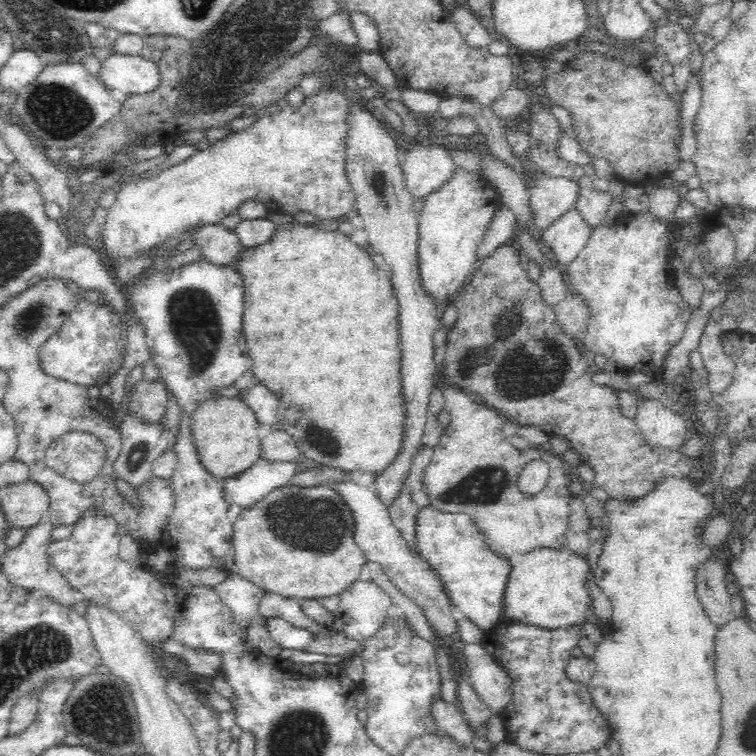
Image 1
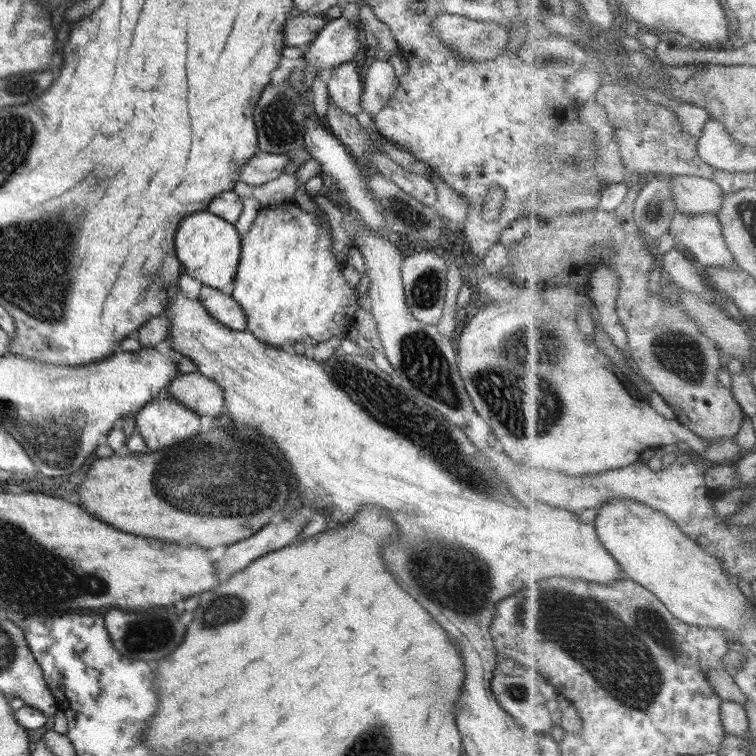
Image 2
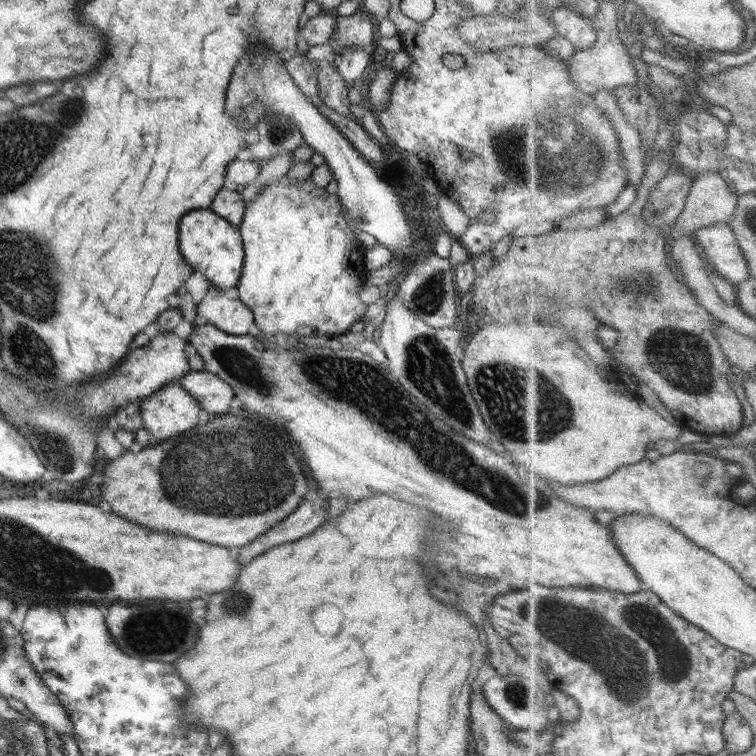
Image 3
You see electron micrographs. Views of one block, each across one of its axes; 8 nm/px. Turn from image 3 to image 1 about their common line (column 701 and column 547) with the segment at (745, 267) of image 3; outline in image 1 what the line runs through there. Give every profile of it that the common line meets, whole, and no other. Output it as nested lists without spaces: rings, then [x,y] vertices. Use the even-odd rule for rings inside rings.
[[[572,207],[548,230],[543,231],[541,240],[556,259],[566,266],[588,244],[593,228],[592,223],[584,217],[582,210]]]

